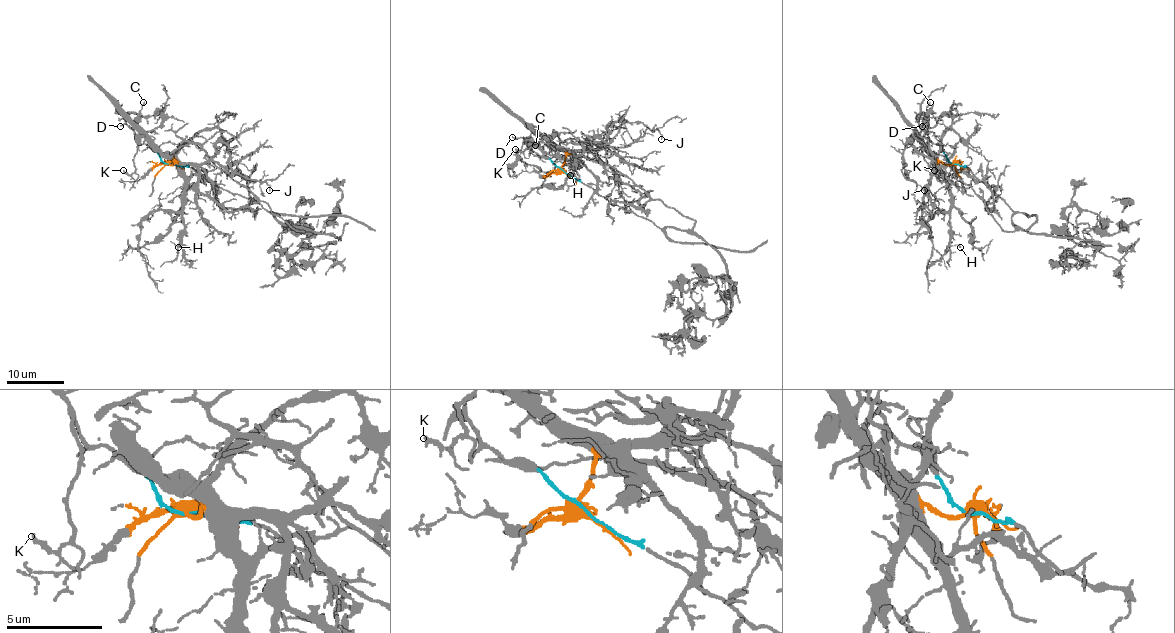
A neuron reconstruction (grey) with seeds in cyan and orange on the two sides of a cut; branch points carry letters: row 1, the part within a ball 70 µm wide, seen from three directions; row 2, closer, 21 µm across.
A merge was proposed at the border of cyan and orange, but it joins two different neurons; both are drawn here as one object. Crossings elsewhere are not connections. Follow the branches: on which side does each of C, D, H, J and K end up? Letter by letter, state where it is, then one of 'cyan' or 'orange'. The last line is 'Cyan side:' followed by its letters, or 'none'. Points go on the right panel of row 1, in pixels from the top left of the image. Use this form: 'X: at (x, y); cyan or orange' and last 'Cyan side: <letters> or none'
C: at (930, 102); cyan
D: at (922, 126); cyan
H: at (960, 247); orange
J: at (924, 190); orange
K: at (934, 170); cyan
Cyan side: C, D, K

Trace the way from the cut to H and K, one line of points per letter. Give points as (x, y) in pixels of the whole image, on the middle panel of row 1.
H: (563, 171), (563, 162), (570, 155), (576, 161), (576, 172), (570, 175)
K: (563, 171), (532, 149), (529, 136), (527, 146), (522, 152), (514, 149)

